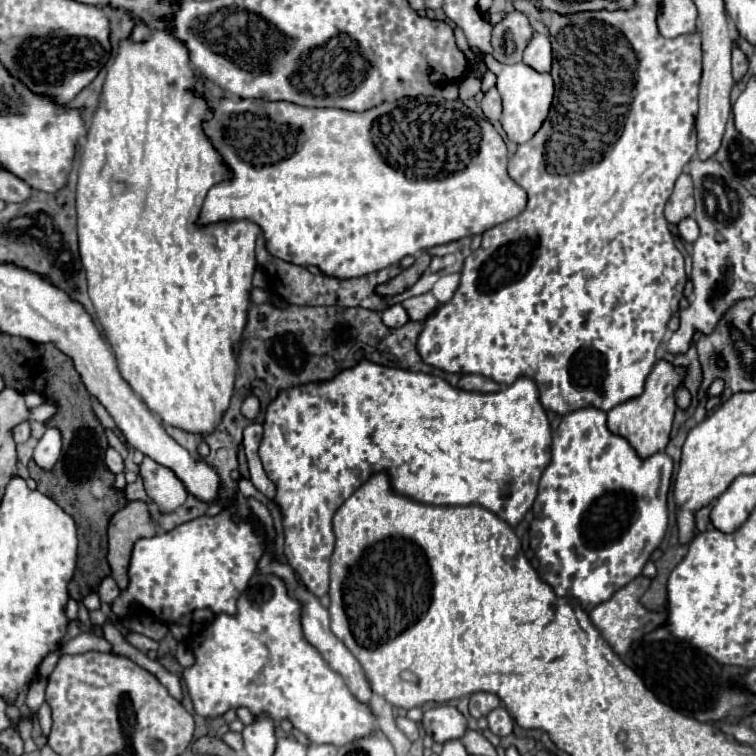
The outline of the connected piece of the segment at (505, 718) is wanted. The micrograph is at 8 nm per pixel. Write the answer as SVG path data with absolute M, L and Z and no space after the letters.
M504 706L494 708L486 718L488 718L490 730L492 730L496 736L508 736L508 734L512 734L514 722L512 722L512 718L510 718L510 714L508 714L508 710L506 710Z

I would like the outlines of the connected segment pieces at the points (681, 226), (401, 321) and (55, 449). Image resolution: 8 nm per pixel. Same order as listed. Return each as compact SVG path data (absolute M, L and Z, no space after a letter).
M684 218L678 222L678 232L682 236L684 242L696 242L700 230L698 230L698 224L694 222L694 218Z
M394 304L390 308L386 308L382 312L382 322L390 328L398 328L398 326L404 326L408 322L408 312L402 308L402 304Z
M48 426L44 436L40 438L38 446L34 448L34 462L44 468L50 470L56 460L60 458L60 450L62 450L62 438L60 438L60 430L54 426Z

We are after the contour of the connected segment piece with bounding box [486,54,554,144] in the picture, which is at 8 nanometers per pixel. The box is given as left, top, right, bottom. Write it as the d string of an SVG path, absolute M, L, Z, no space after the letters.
M486 54L486 66L488 70L492 70L498 76L498 92L502 96L502 104L504 104L504 112L500 118L500 124L506 132L506 136L516 142L516 144L524 144L528 142L542 126L542 122L546 120L550 106L552 106L552 98L554 98L554 82L550 74L540 74L536 70L532 70L530 66L526 66L524 62L506 66L500 64L496 60L490 58L490 54Z

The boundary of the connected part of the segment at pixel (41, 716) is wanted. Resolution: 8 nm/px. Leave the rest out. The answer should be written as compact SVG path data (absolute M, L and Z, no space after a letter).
M42 704L40 712L38 712L38 722L40 722L42 734L48 738L50 728L52 728L52 712L50 712L50 706L48 706L48 704Z

